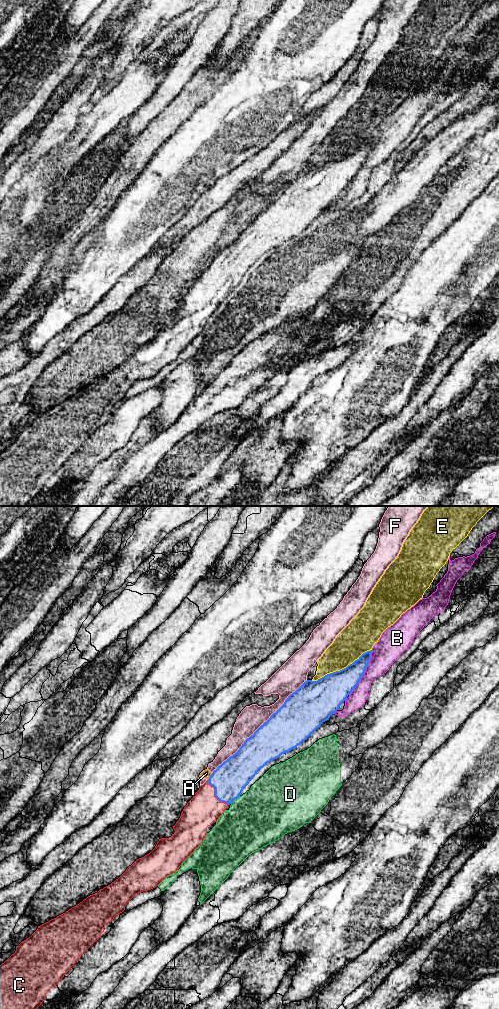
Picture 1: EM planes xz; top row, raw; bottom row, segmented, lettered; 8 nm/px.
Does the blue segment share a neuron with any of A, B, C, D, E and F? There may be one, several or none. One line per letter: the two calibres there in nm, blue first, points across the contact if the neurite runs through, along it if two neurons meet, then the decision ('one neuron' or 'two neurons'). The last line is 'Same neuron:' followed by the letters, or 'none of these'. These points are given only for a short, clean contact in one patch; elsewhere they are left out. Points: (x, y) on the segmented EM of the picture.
A: 280 nm thick on the blue side, 70 nm on the other; border along xz (212, 773), (208, 779); two neurons
B: 220 nm thick on the blue side, 200 nm on the other; two neurons
C: 280 nm thick on the blue side, 260 nm on the other; runs through xz (230, 778), (215, 795), (204, 808); one neuron
D: 280 nm thick on the blue side, 460 nm on the other; border along xz (239, 795), (230, 803); two neurons
E: 280 nm thick on the blue side, 240 nm on the other; two neurons
F: 320 nm thick on the blue side, 190 nm on the other; two neurons
Same neuron: C

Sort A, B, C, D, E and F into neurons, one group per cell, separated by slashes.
A F / B / C / D / E

